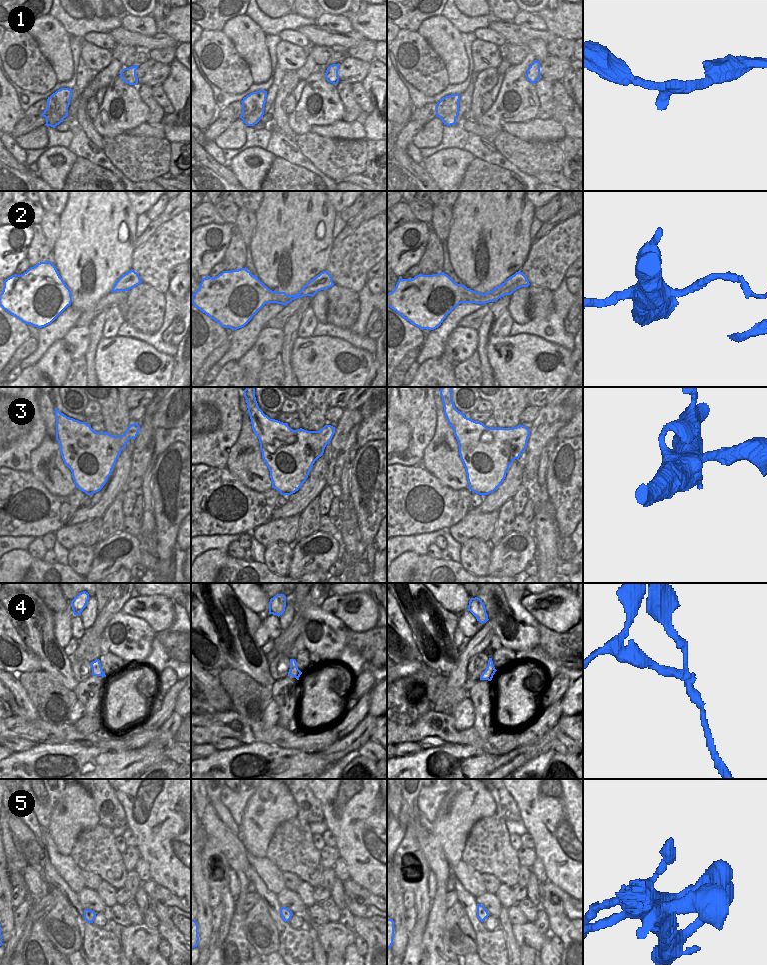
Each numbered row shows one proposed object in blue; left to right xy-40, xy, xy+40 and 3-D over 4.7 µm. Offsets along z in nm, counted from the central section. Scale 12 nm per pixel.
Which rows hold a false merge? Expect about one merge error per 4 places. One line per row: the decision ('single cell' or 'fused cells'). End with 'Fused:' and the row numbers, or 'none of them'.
1: single cell
2: fused cells
3: single cell
4: fused cells
5: single cell
Fused: 2, 4

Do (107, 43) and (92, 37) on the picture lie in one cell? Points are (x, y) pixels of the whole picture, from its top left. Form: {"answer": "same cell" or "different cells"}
{"answer": "same cell"}

